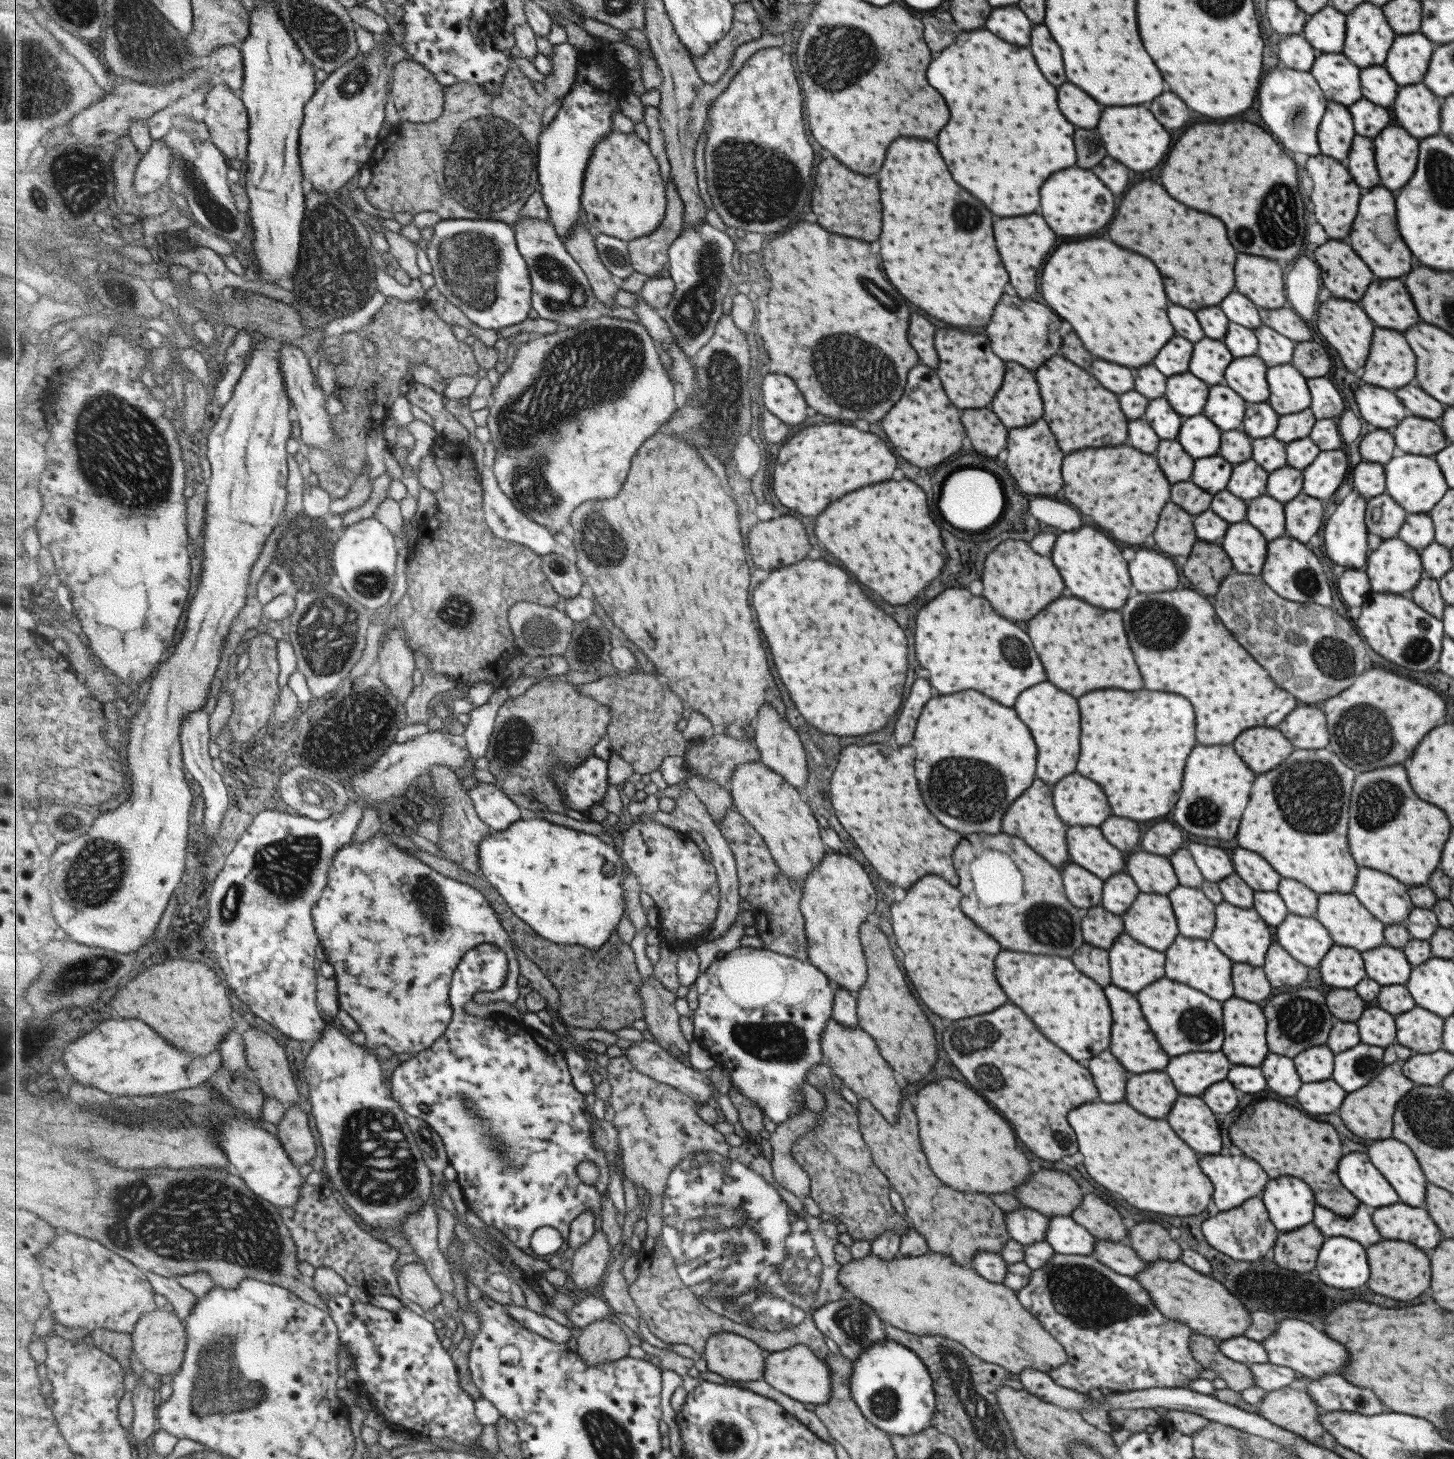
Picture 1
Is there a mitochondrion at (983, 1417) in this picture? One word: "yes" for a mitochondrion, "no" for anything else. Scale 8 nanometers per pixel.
yes

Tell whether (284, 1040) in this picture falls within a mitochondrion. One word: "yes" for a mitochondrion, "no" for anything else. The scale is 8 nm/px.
no

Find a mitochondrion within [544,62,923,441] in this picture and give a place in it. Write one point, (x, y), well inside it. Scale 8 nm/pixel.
(760, 182)

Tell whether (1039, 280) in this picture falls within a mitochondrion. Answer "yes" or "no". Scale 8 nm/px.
no

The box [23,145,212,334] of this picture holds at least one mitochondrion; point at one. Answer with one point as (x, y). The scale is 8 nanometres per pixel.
(38, 199)

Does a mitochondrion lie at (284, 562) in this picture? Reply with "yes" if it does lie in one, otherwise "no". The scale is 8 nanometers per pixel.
yes

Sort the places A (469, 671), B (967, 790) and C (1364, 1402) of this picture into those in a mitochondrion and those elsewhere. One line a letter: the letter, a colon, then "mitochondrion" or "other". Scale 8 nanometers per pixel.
A: other
B: mitochondrion
C: mitochondrion

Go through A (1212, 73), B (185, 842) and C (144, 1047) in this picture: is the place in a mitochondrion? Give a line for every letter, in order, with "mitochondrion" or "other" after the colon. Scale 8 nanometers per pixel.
A: other
B: other
C: other

